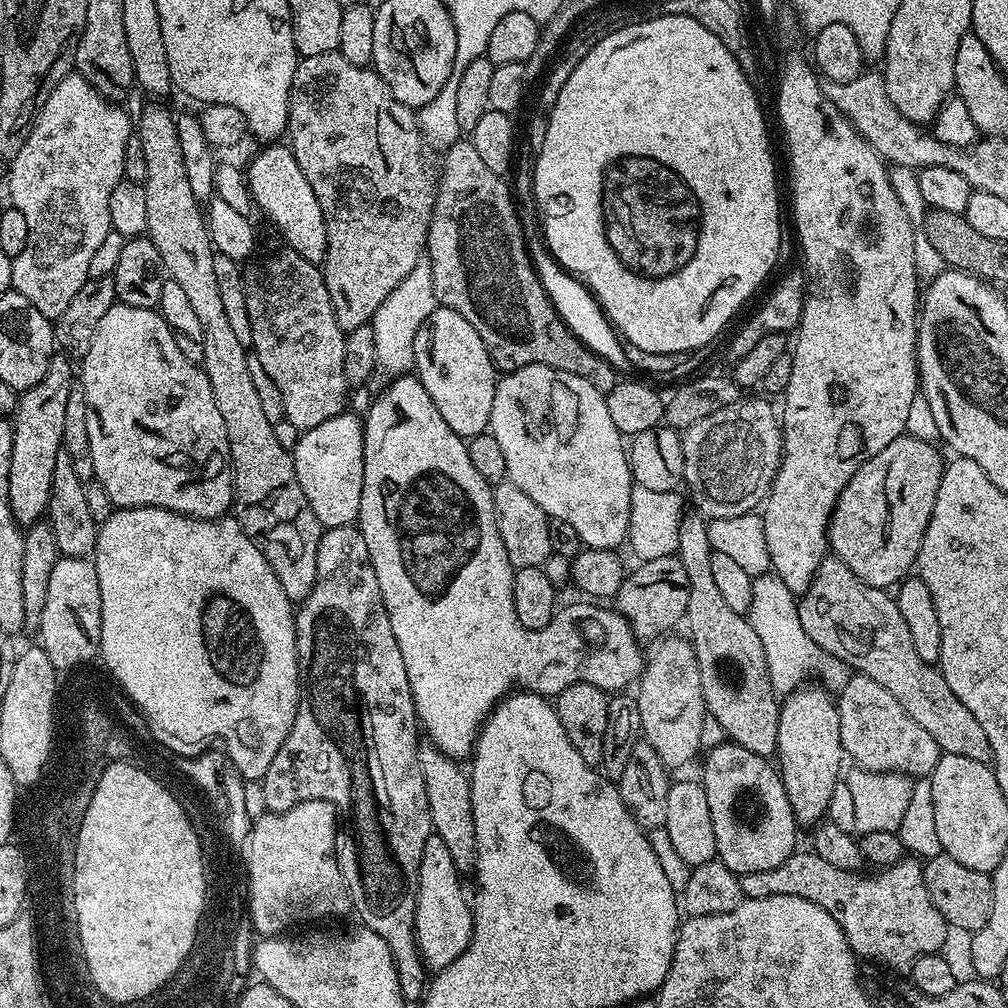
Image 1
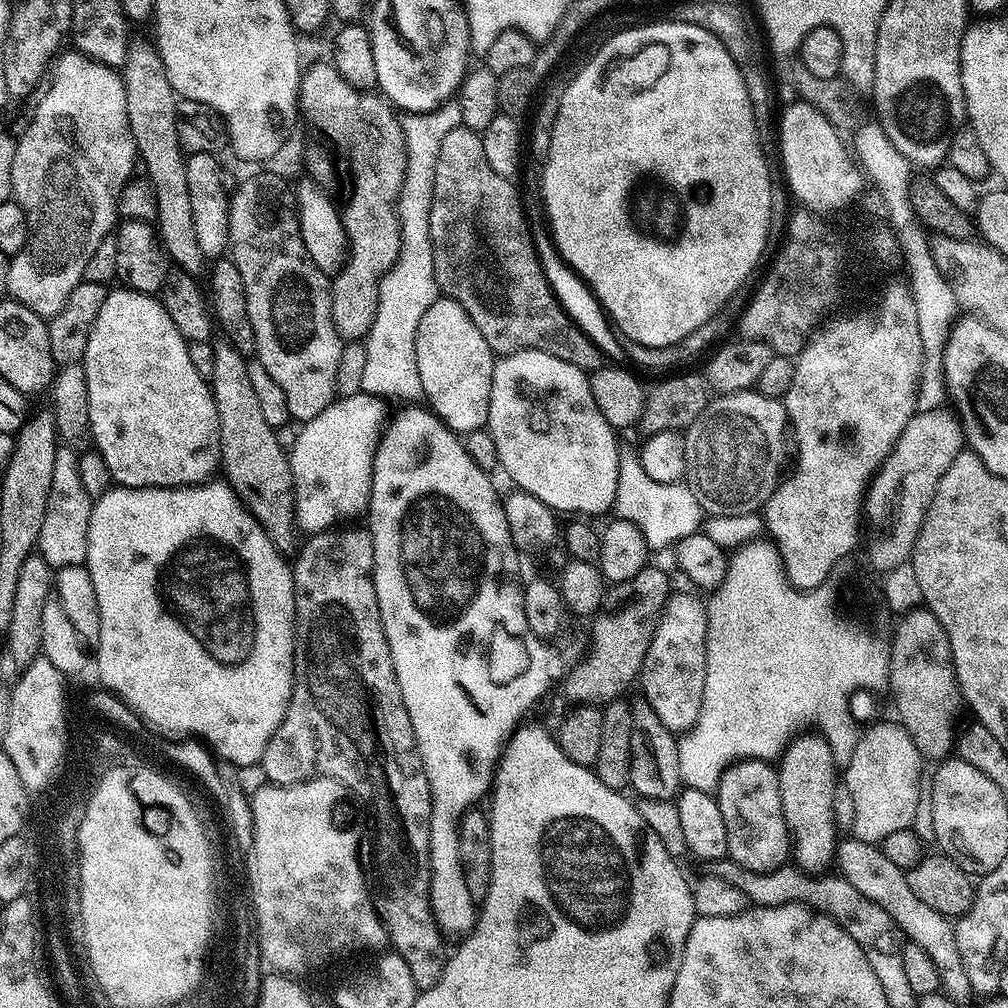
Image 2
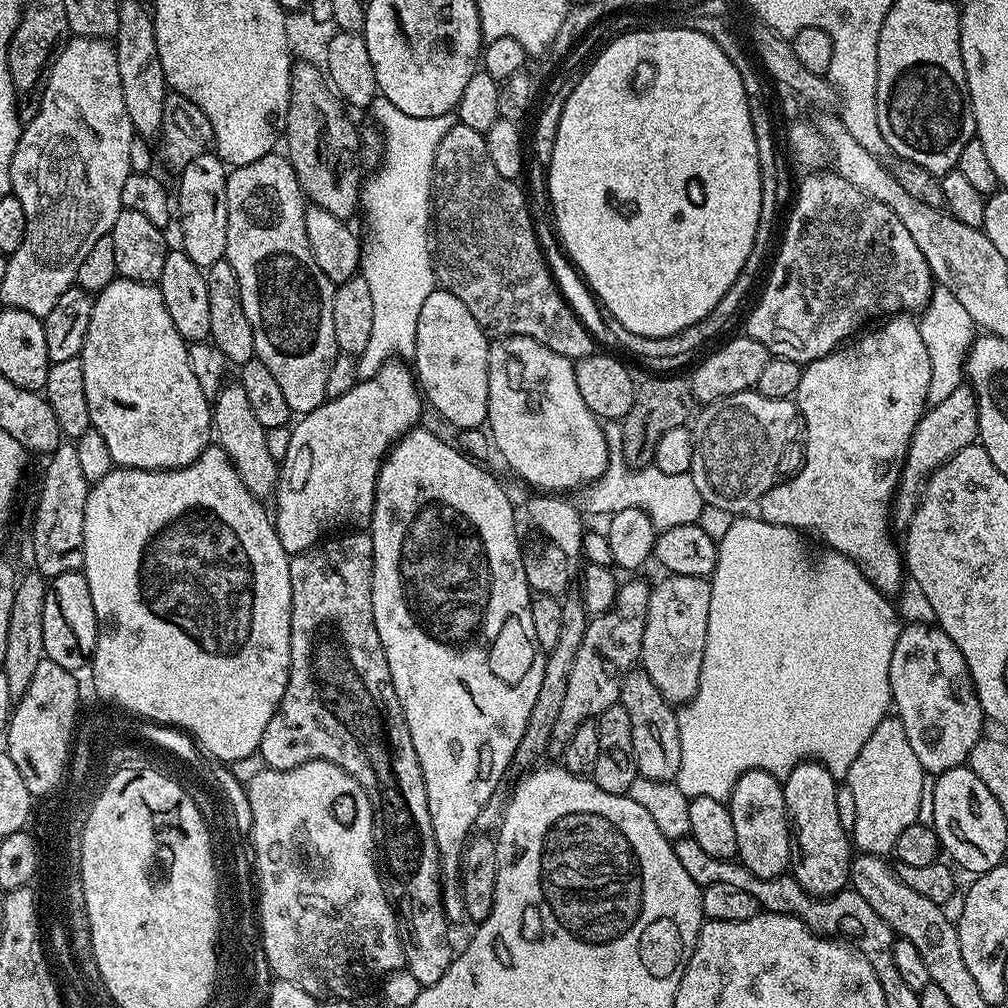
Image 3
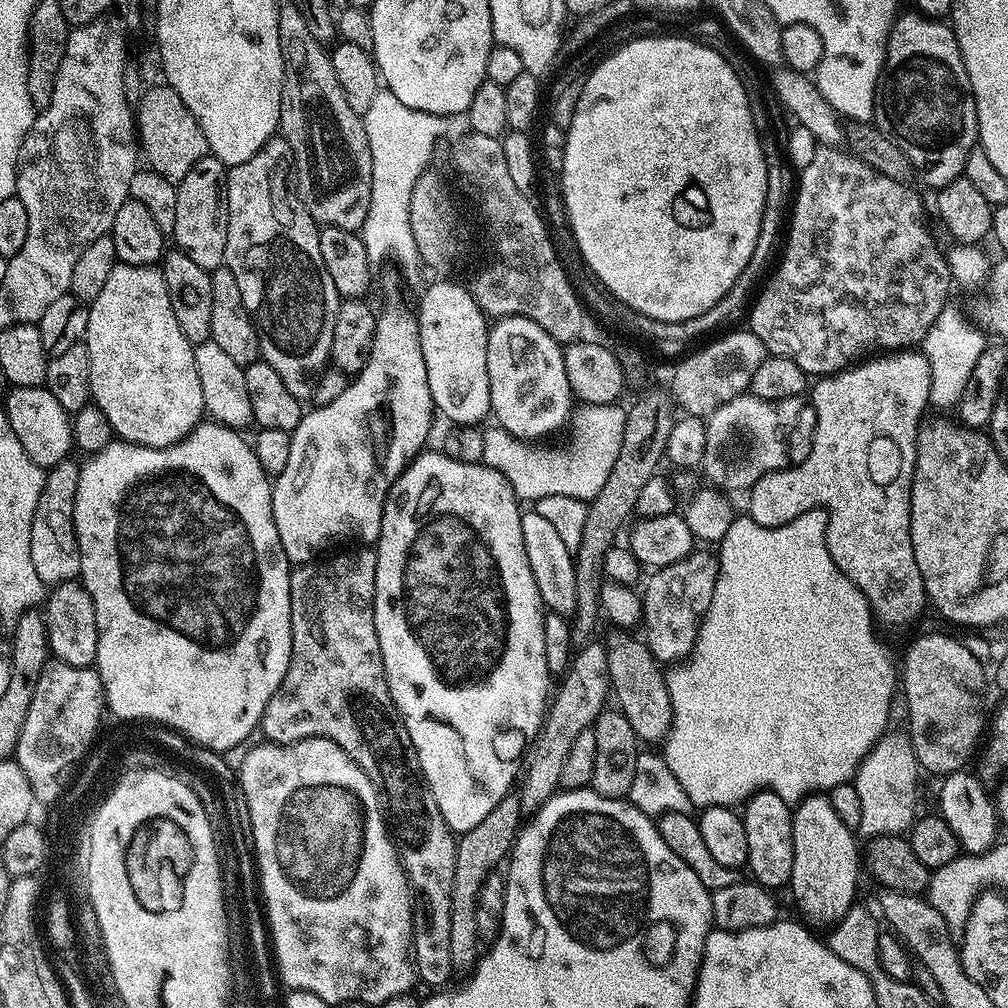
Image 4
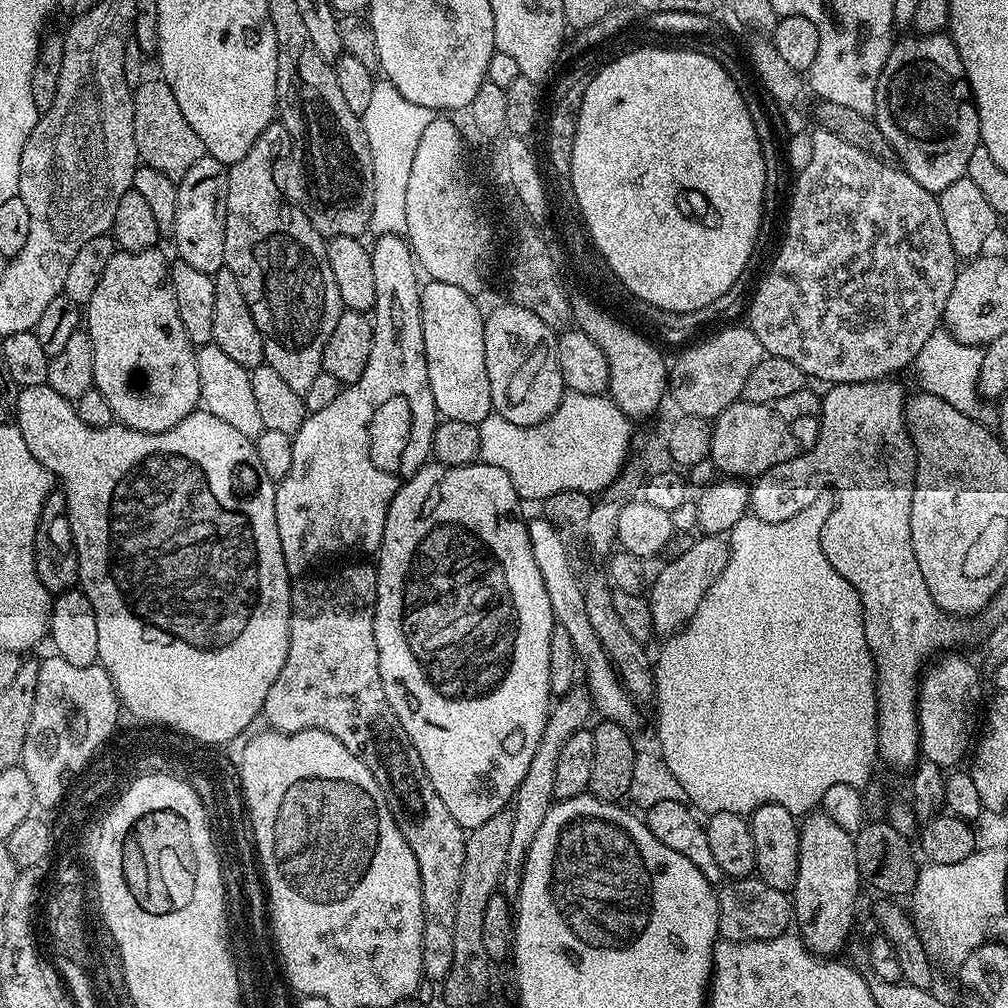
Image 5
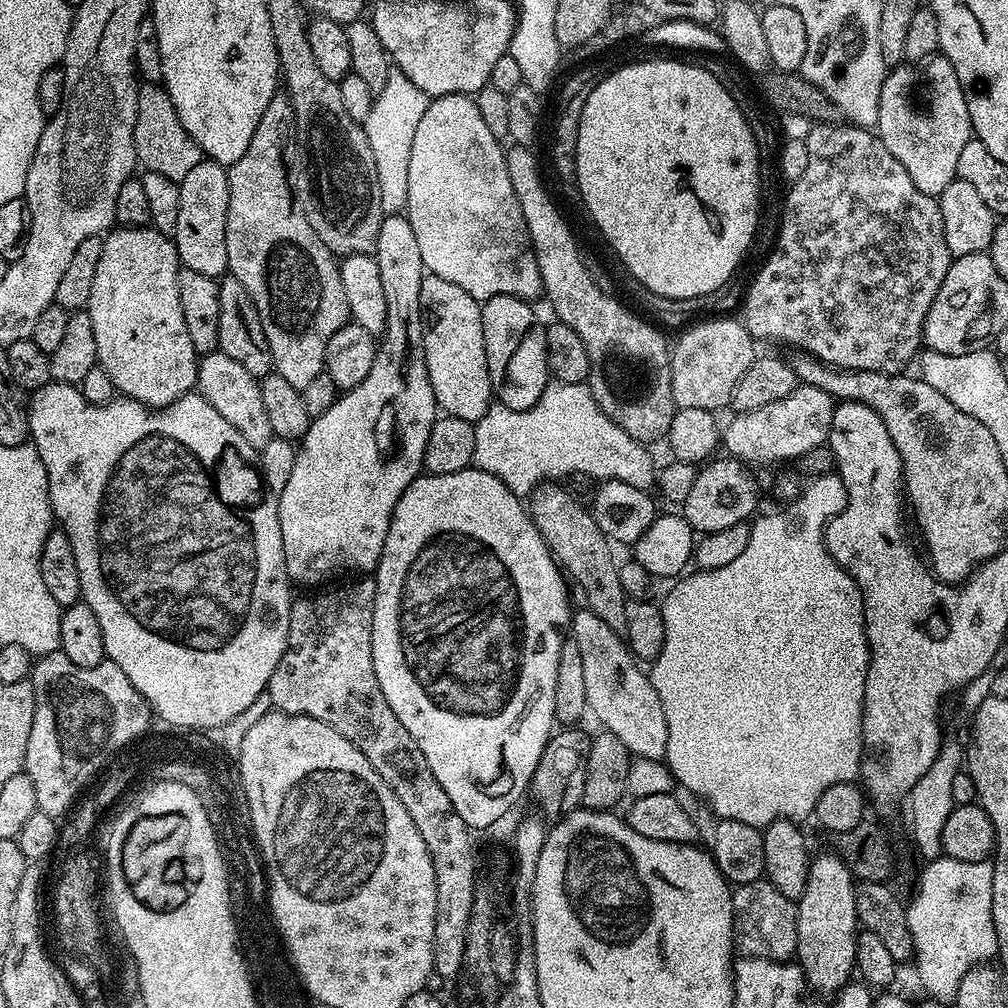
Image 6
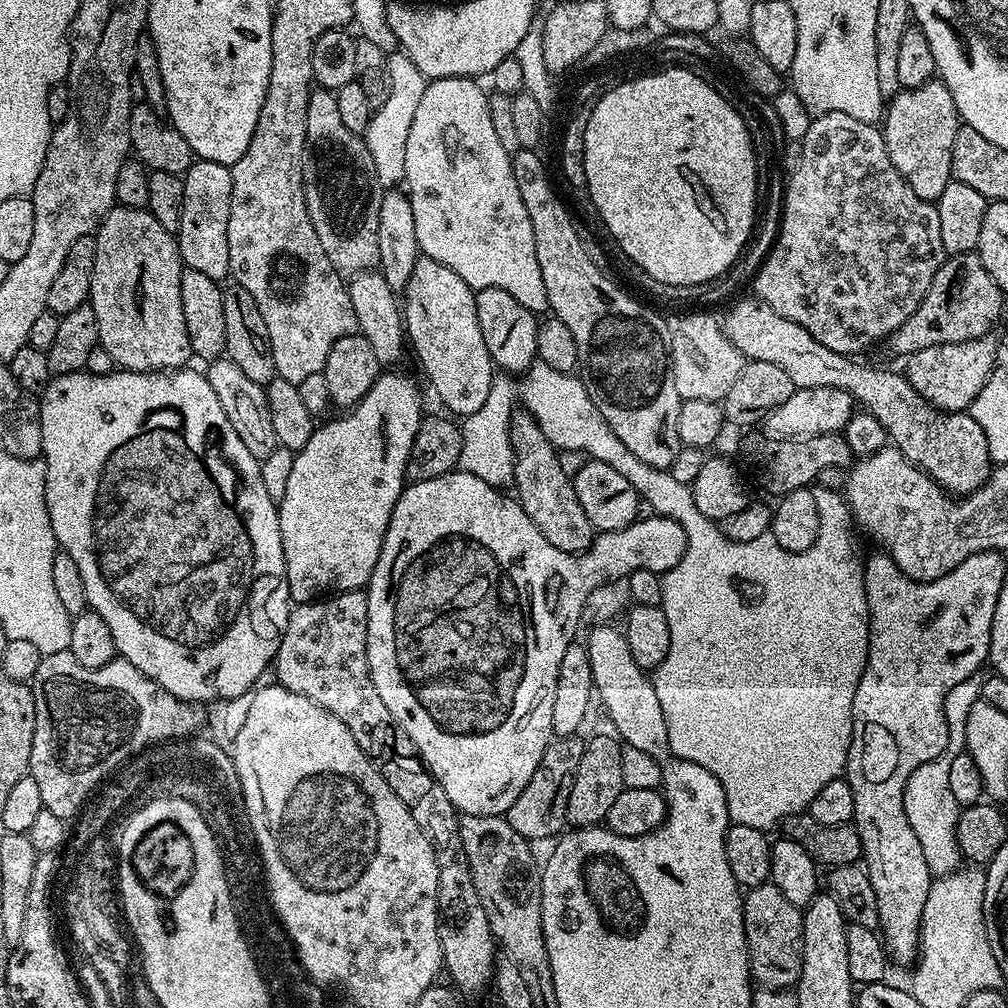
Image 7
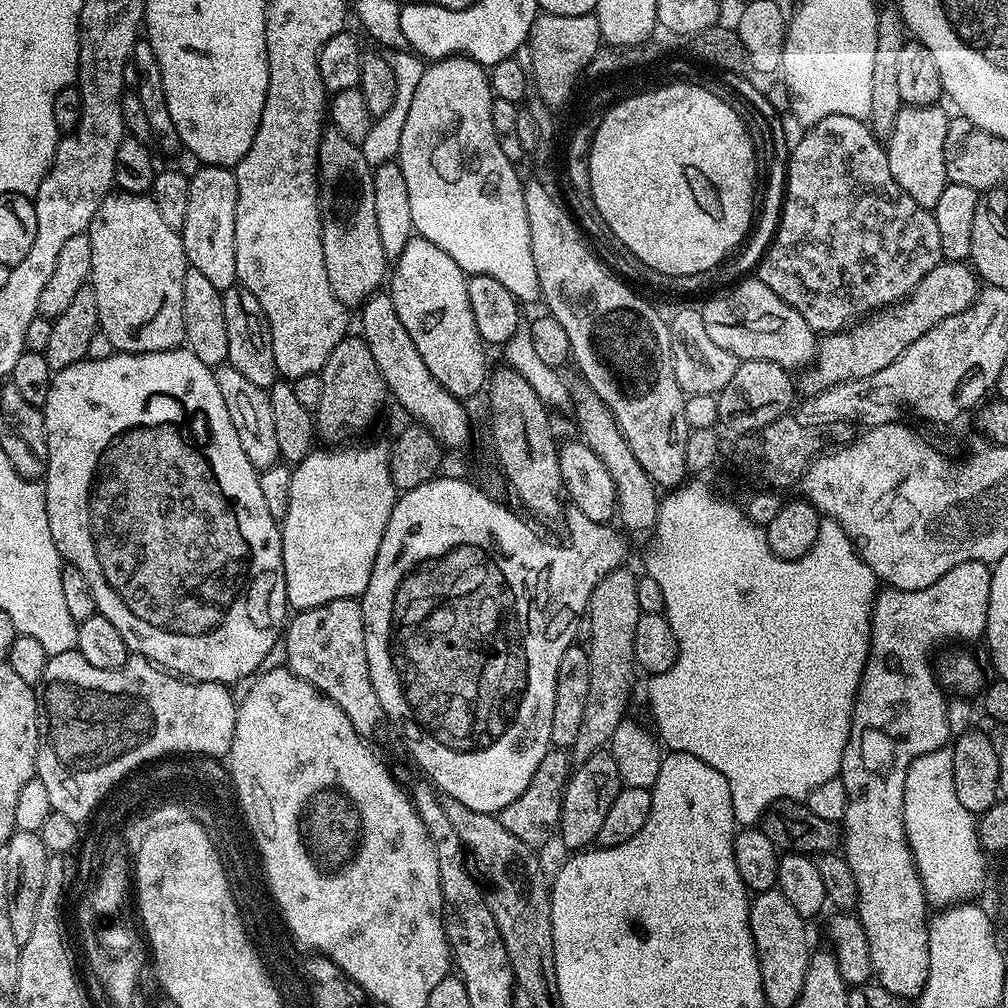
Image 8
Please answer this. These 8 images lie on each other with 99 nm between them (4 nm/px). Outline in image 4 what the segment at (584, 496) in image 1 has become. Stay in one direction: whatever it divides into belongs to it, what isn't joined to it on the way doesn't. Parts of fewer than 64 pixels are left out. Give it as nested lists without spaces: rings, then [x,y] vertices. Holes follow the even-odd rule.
[[[501,316],[488,329],[486,342],[486,374],[490,378],[490,409],[496,415],[495,423],[510,435],[523,442],[536,442],[539,436],[548,436],[560,427],[567,425],[574,408],[574,397],[570,382],[566,382],[564,348],[538,322],[521,316]]]

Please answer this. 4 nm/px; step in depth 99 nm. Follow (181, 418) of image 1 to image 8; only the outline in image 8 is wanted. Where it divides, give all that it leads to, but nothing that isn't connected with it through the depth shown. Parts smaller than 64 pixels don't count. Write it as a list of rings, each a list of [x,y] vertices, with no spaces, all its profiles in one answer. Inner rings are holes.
[[[113,191],[102,202],[86,233],[90,238],[92,274],[90,286],[98,302],[99,331],[110,338],[116,352],[165,352],[185,343],[182,318],[182,278],[188,273],[184,238],[177,229],[166,226],[151,195],[135,196]]]

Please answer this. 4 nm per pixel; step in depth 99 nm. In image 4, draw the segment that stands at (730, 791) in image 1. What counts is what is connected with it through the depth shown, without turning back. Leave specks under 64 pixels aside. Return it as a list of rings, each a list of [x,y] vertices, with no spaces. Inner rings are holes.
[[[761,790],[749,796],[742,808],[744,825],[746,826],[746,850],[748,851],[747,871],[752,871],[751,879],[763,888],[777,890],[789,883],[794,870],[794,834],[792,833],[793,809],[778,794]]]

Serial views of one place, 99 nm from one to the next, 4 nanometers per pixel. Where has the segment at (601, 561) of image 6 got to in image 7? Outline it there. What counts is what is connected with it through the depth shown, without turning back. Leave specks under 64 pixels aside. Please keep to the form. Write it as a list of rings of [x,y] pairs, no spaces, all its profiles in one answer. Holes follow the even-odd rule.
[[[513,411],[512,420],[508,423],[508,437],[512,443],[514,462],[514,496],[522,510],[526,510],[530,522],[534,522],[542,538],[546,538],[550,546],[558,546],[558,550],[573,554],[587,550],[594,539],[592,523],[586,518],[578,496],[574,494],[570,472],[560,461],[561,453],[553,448],[546,434],[542,434],[531,411]]]

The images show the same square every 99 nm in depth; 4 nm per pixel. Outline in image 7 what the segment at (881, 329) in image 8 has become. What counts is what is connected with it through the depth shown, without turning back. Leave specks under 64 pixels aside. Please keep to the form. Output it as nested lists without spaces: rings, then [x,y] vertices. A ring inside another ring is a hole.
[[[975,252],[948,256],[938,274],[934,274],[934,282],[930,282],[930,290],[918,306],[918,310],[914,310],[914,314],[910,314],[910,318],[906,318],[906,322],[902,322],[902,326],[898,326],[898,330],[892,333],[890,337],[892,348],[901,358],[907,358],[913,352],[926,350],[930,346],[954,344],[957,340],[977,340],[979,336],[987,336],[993,331],[991,328],[995,326],[996,319],[1004,308],[1004,300],[1005,293],[1001,292],[994,278],[986,274],[986,266],[982,266],[980,257]]]

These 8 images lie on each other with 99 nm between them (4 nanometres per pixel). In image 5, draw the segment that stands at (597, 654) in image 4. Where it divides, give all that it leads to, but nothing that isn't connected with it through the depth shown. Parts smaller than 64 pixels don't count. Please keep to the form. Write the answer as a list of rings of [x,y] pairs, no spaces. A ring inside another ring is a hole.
[[[577,686],[559,697],[551,705],[548,721],[542,730],[542,742],[538,742],[538,750],[534,750],[534,759],[530,762],[530,770],[526,770],[526,778],[518,786],[516,795],[511,801],[510,810],[514,814],[514,827],[510,837],[510,854],[506,862],[506,870],[502,881],[502,891],[505,896],[515,898],[520,892],[520,879],[524,873],[524,863],[528,857],[530,846],[538,835],[546,814],[551,810],[556,800],[554,790],[554,774],[558,774],[558,754],[562,754],[562,746],[580,728],[585,727],[588,719],[594,716],[591,694],[587,687]]]

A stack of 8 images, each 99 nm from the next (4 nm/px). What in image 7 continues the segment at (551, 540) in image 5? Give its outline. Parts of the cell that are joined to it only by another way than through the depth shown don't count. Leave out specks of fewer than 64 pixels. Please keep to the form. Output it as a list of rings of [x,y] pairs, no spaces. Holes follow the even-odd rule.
[[[596,626],[586,640],[590,658],[593,689],[600,698],[615,726],[617,735],[631,748],[650,754],[661,764],[671,757],[665,718],[657,692],[645,671],[637,666],[630,654],[628,640],[612,626]]]

